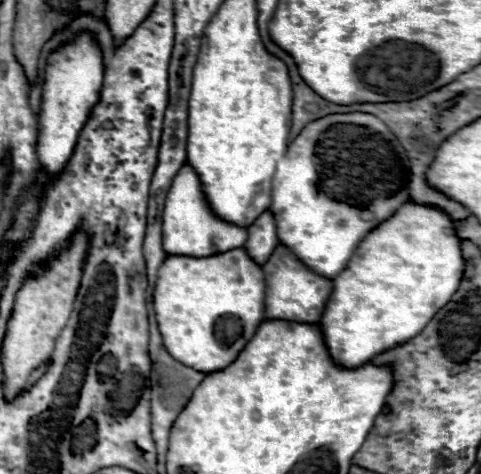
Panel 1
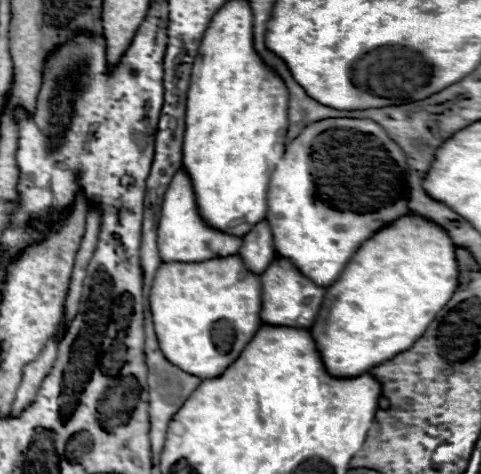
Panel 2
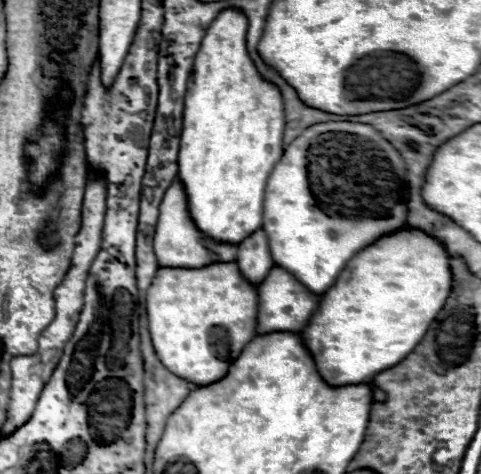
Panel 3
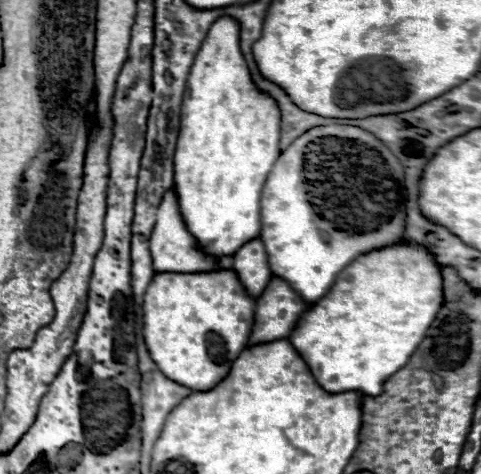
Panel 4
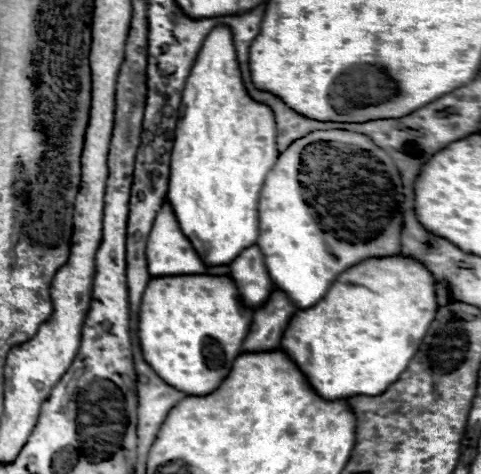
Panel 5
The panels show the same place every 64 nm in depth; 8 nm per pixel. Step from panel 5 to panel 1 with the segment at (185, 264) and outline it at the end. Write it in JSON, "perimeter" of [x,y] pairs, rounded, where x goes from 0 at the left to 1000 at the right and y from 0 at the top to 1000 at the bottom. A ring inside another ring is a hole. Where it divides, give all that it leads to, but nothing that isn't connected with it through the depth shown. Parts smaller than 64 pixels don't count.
{"perimeter":[[[383,346],[349,401],[349,422],[341,430],[341,527],[374,540],[441,540],[482,523],[507,519],[516,485],[445,456],[428,426],[428,409],[416,392],[416,376],[395,346]]]}

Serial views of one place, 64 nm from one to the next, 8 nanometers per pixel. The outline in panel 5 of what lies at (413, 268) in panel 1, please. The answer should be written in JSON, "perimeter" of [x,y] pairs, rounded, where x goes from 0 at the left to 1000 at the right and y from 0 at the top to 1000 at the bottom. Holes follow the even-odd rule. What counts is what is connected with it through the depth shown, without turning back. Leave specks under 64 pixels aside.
{"perimeter":[[[836,536],[761,544],[715,570],[699,586],[674,633],[665,633],[665,641],[620,654],[615,667],[607,667],[607,684],[599,684],[599,700],[590,700],[590,717],[582,717],[582,730],[603,747],[603,755],[620,768],[620,776],[636,789],[636,797],[669,840],[699,844],[744,831],[786,835],[840,785],[840,776],[865,747],[873,717],[886,709],[906,654],[906,595],[898,574],[881,557]]]}

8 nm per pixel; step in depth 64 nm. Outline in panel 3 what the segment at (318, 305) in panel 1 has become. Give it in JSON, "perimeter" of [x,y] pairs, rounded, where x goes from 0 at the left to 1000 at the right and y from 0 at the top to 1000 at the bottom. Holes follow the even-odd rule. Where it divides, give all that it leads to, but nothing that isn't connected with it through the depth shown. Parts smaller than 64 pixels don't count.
{"perimeter":[[[561,565],[557,582],[549,586],[549,595],[536,608],[541,616],[541,684],[532,688],[536,705],[549,700],[595,700],[595,696],[628,696],[644,667],[657,658],[661,641],[665,641],[665,624],[644,616],[628,595],[620,595],[603,574],[595,574],[590,565]]]}

